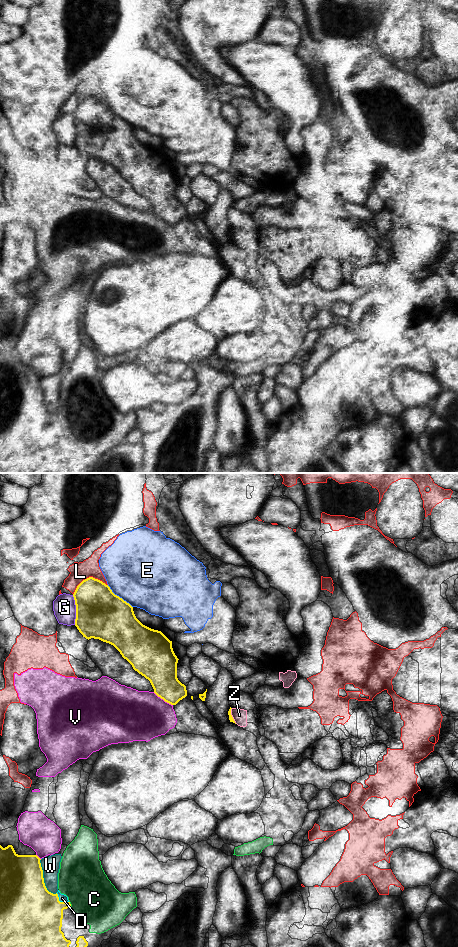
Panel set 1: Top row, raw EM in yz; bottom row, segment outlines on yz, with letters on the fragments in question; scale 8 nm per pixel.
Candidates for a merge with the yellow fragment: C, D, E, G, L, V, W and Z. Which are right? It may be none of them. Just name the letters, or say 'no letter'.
no letter

